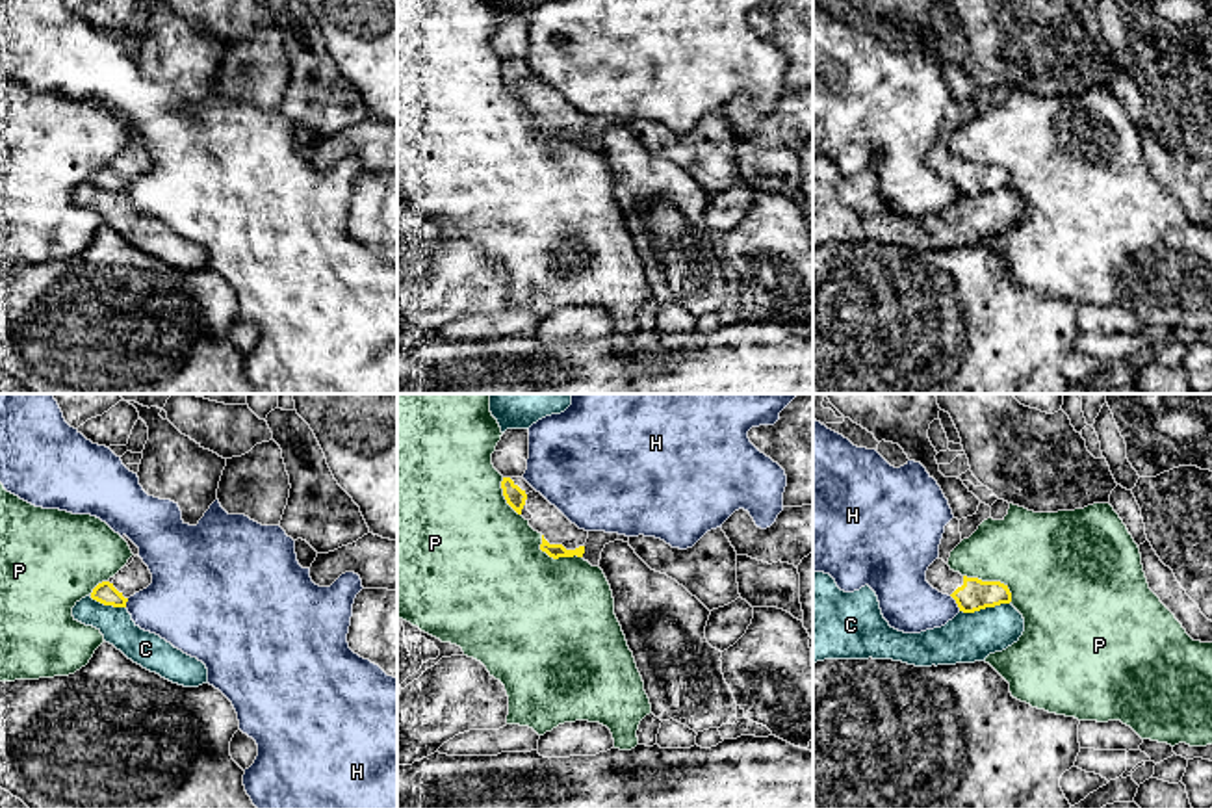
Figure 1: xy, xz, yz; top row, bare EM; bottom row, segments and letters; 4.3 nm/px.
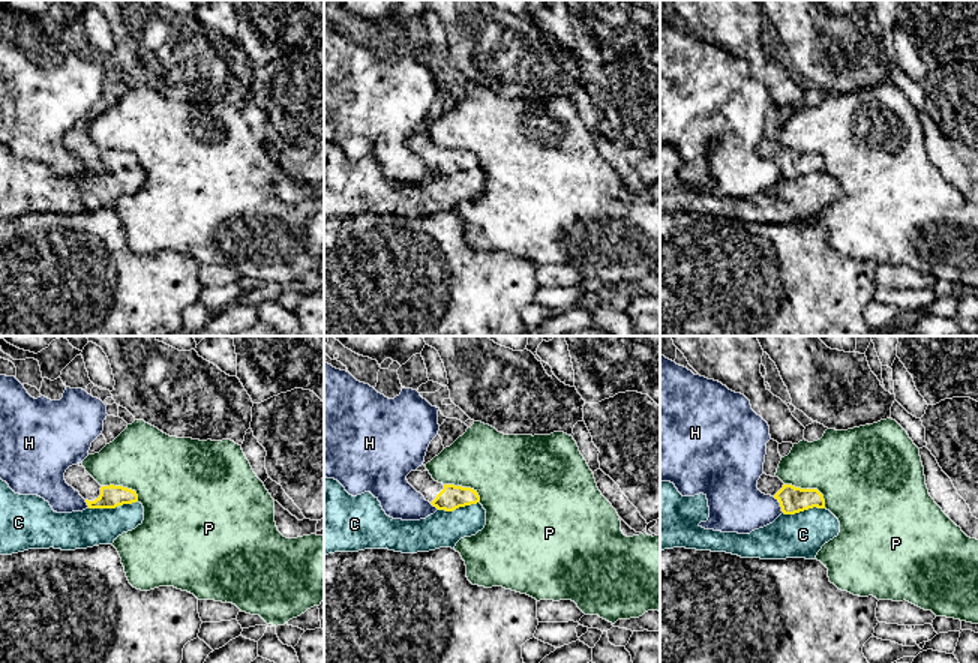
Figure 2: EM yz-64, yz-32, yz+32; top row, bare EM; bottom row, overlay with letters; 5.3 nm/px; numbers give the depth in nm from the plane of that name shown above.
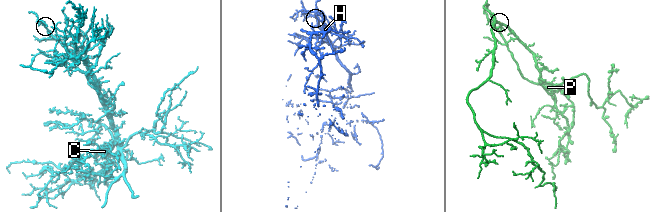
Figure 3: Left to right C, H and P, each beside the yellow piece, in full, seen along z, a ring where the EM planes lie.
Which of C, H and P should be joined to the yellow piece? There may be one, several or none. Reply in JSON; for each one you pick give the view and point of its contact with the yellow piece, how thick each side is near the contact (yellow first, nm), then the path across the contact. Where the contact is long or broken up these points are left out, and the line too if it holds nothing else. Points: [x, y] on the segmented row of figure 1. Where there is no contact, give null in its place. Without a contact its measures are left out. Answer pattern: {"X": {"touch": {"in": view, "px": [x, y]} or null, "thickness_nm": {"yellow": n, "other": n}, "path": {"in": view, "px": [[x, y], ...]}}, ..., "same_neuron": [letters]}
{"same_neuron": []}

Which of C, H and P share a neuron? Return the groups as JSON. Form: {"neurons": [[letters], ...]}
{"neurons": [["C"], ["H"], ["P"]]}

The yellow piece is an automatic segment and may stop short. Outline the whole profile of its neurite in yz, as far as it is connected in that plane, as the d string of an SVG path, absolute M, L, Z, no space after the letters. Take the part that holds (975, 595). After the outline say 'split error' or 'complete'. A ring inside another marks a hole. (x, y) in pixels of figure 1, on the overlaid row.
M939 557L928 567L926 581L939 593L952 596L963 613L974 613L1012 602L1008 585L961 576Z | split error

